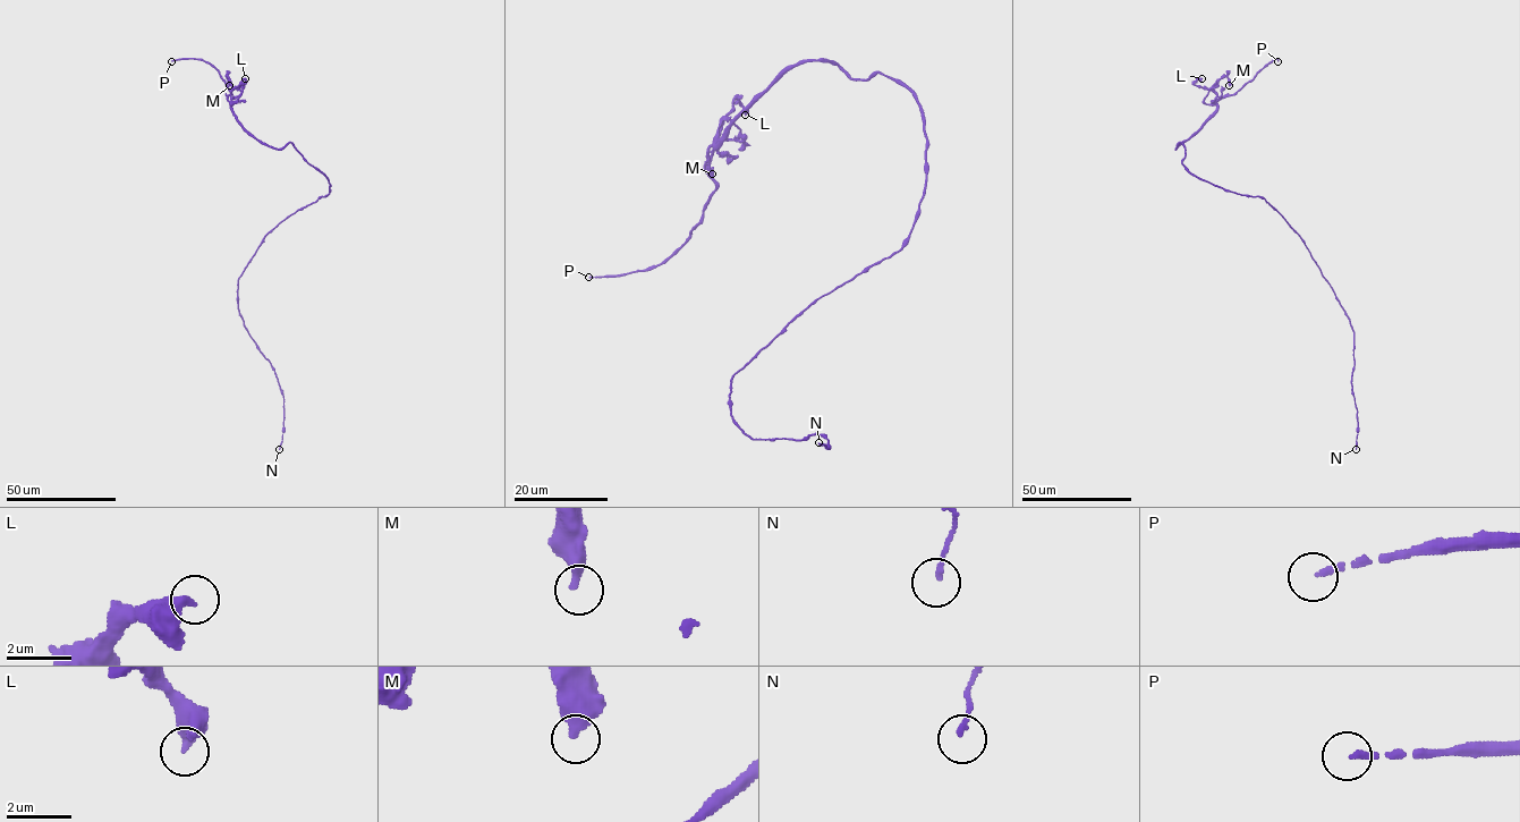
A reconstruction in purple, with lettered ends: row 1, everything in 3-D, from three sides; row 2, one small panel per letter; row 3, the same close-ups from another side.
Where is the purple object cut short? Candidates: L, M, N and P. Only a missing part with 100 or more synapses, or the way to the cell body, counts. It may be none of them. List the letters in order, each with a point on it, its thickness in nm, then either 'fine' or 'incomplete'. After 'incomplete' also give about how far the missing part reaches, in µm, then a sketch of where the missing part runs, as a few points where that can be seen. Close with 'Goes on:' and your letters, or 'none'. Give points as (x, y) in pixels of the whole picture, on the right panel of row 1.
L: (1202, 78) | 480 nm | fine
M: (1229, 85) | 440 nm | fine
N: (1356, 449) | 130 nm | fine
P: (1278, 61) | 180 nm | incomplete | 80 µm | (1278, 61), (1272, 73), (1237, 107), (1211, 108), (1214, 98), (1221, 96)
Goes on: P

